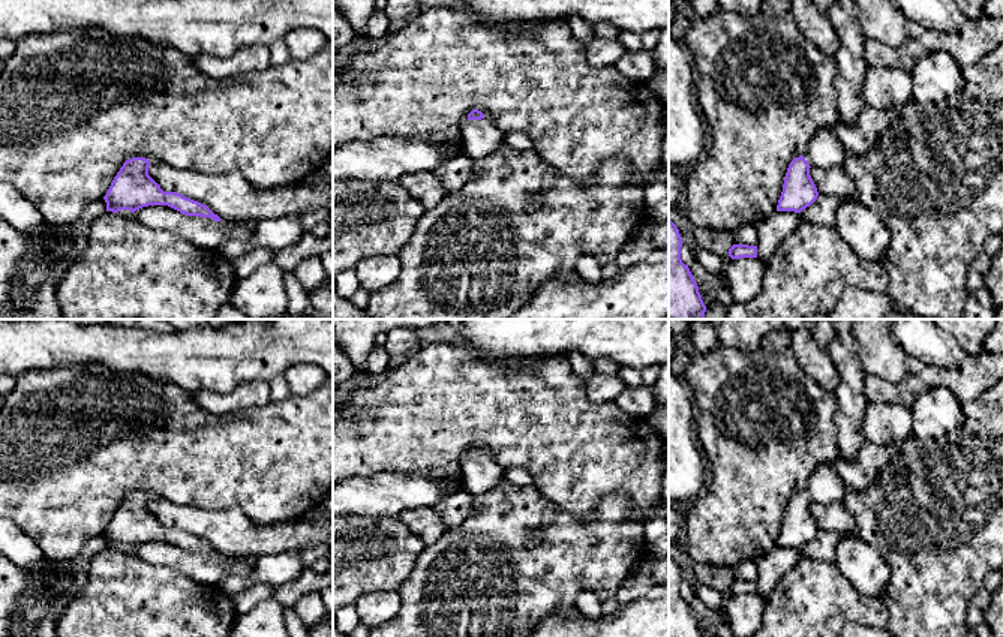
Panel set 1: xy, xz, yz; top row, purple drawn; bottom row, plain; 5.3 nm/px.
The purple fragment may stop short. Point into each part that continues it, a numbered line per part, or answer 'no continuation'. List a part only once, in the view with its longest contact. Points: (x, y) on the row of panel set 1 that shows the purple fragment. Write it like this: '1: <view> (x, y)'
1: xz (480, 138)

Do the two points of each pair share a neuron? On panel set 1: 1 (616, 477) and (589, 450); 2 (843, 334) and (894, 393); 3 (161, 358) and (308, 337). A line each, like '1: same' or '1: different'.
1: same
2: different
3: same

